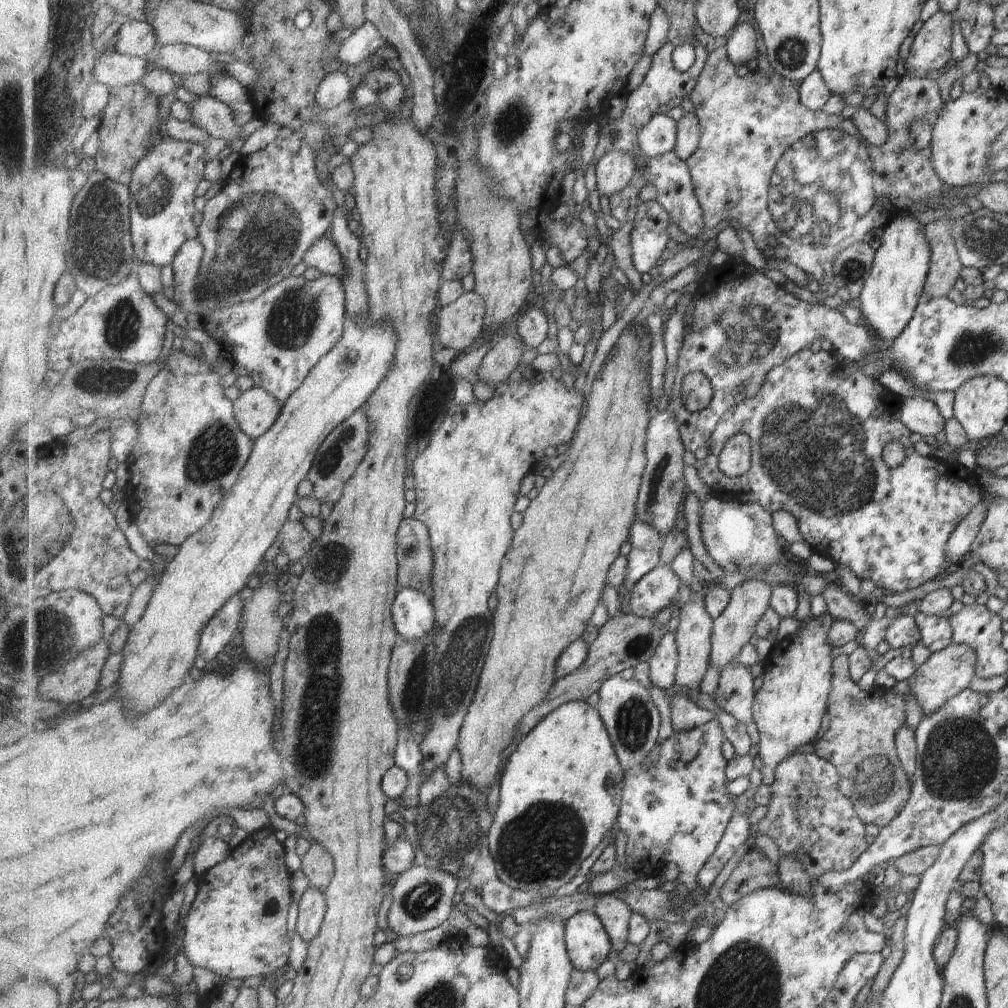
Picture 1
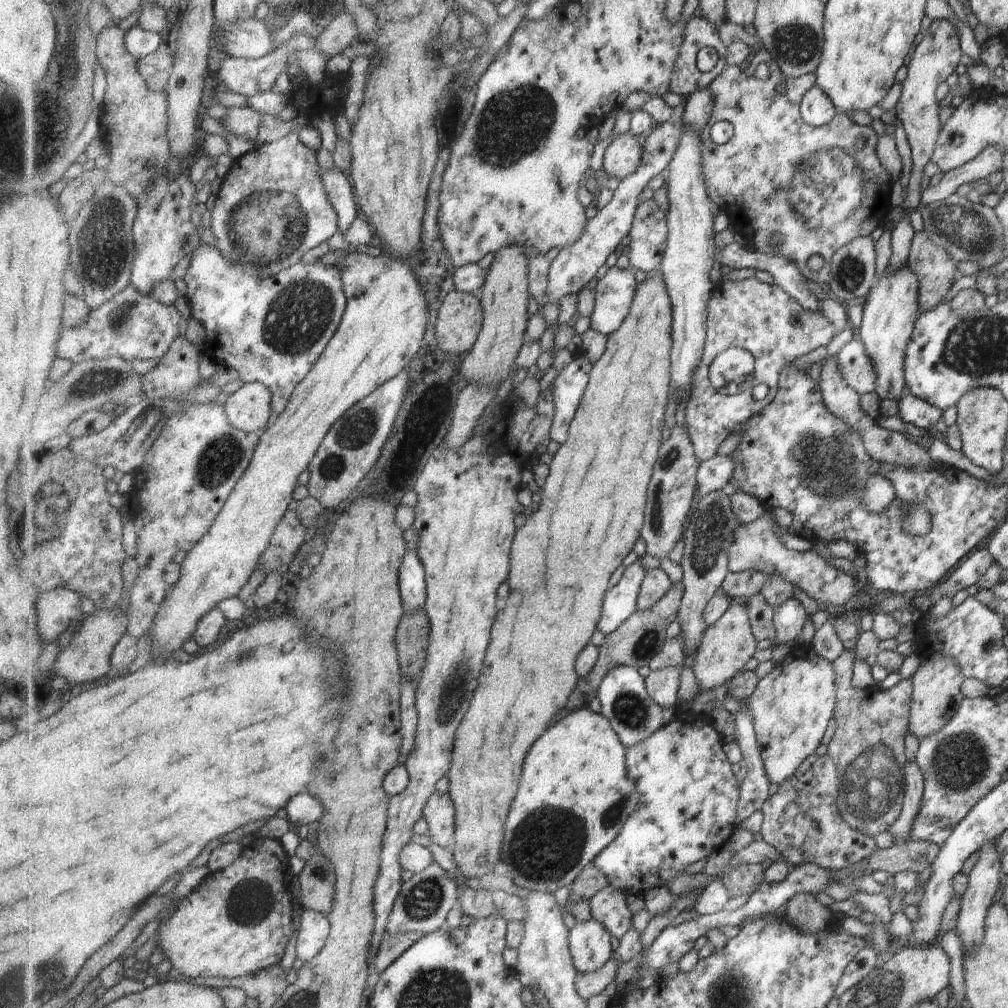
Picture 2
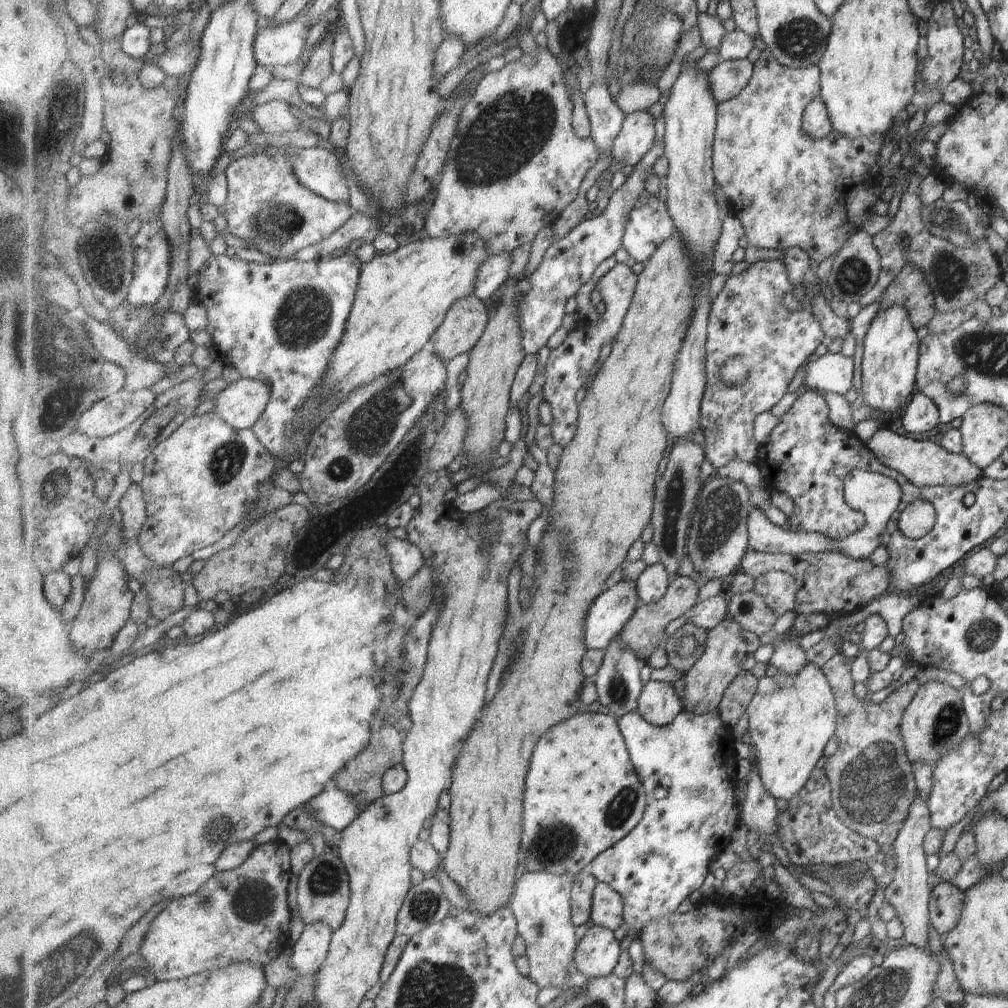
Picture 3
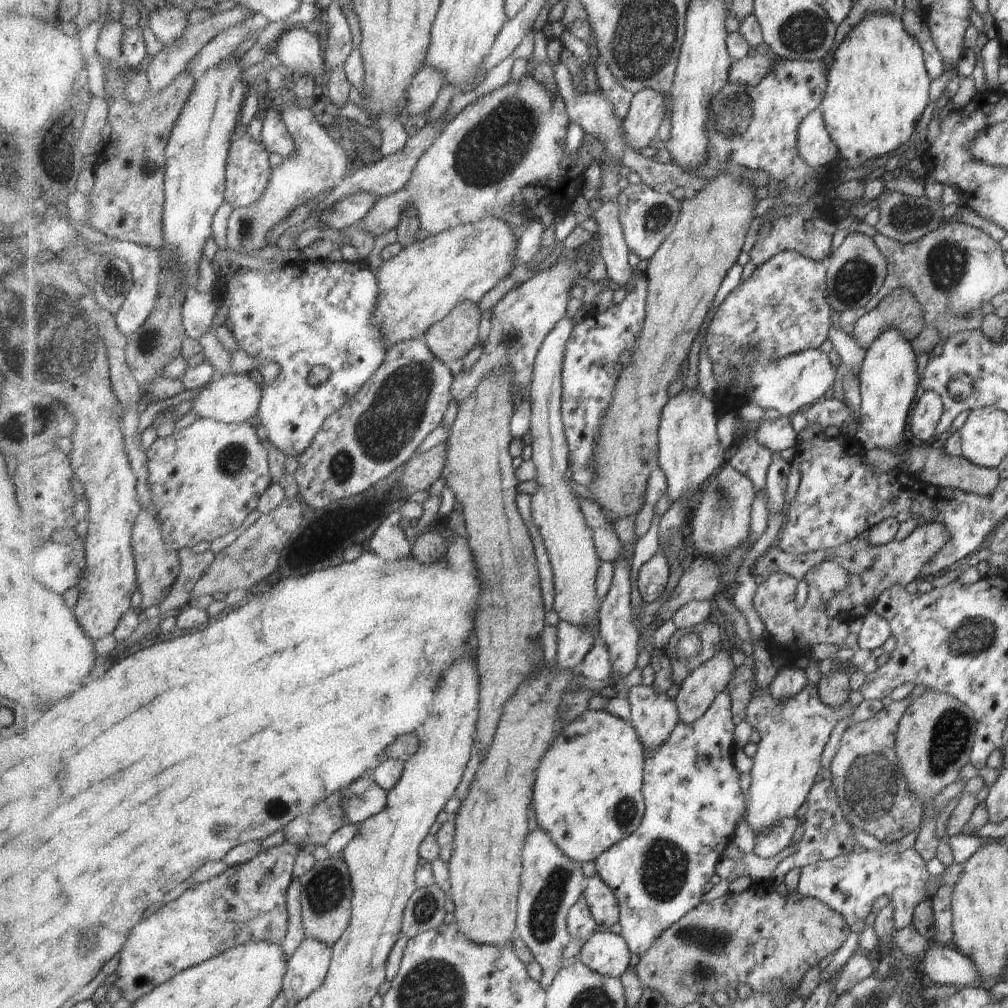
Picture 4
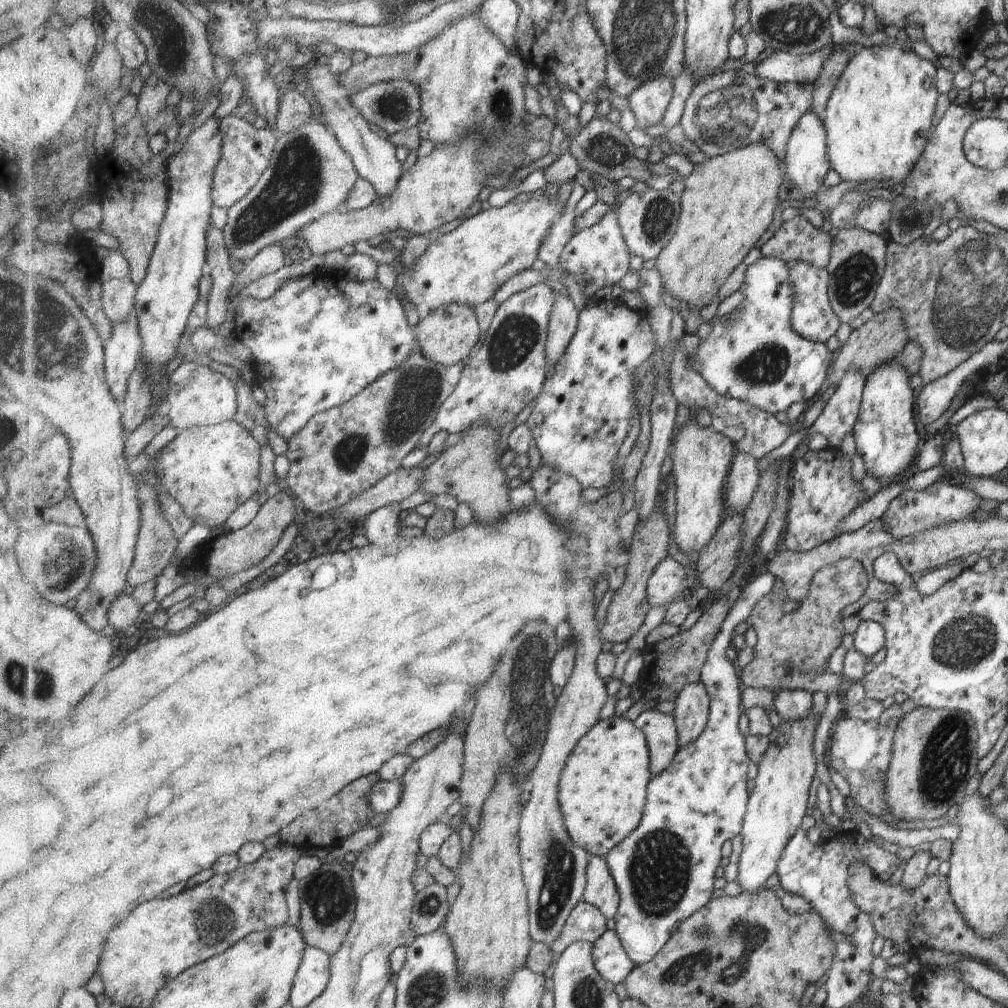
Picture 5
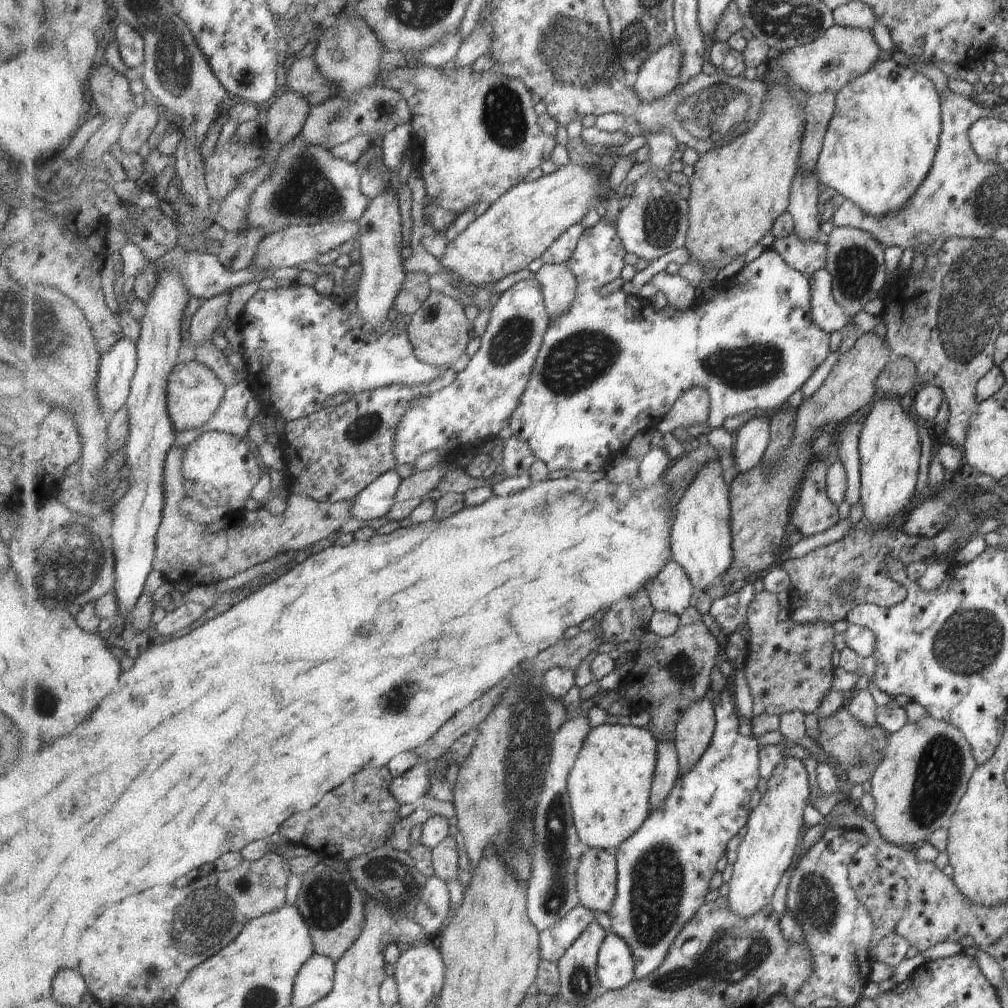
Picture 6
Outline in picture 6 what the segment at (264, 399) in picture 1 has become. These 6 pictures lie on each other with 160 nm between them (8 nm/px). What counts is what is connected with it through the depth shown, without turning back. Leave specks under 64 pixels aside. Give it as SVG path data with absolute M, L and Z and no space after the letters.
M197 360L188 363L179 362L174 372L170 374L168 382L170 417L177 432L193 430L193 428L200 429L211 422L223 404L227 389L219 375L206 364Z

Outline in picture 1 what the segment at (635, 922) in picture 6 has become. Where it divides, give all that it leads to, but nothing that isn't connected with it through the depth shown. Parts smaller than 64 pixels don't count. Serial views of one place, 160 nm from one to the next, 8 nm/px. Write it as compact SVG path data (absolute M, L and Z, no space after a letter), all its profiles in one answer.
M719 717L713 718L690 731L673 732L660 746L656 746L638 767L627 771L624 782L624 795L622 796L622 808L618 816L618 828L625 834L625 855L634 859L636 864L642 867L642 872L644 872L644 875L646 876L652 876L653 873L658 873L668 862L676 864L678 870L675 878L676 885L669 892L669 896L671 896L671 905L674 908L672 912L681 917L684 912L687 912L692 907L693 904L690 900L692 893L698 885L698 874L705 864L707 864L707 861L714 856L715 851L718 849L719 843L722 841L723 835L726 833L727 827L730 825L737 810L737 802L732 802L730 799L731 796L735 795L732 795L729 790L727 790L727 784L725 784L727 782L726 766L728 765L728 760L725 760L725 756L723 756L723 752L721 752L721 746L723 746L725 739Z

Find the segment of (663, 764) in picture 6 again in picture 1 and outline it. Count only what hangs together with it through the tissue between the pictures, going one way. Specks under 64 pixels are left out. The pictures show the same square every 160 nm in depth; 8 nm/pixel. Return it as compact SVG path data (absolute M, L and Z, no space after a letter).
M676 630L667 631L658 646L658 652L649 661L651 682L665 690L675 685L680 656L676 641Z

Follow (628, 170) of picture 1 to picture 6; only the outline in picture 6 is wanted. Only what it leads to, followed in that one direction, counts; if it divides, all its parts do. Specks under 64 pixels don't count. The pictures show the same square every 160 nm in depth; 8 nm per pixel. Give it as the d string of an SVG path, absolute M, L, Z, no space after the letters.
M676 37L642 66L634 91L647 103L668 97L678 86L682 70L682 49Z

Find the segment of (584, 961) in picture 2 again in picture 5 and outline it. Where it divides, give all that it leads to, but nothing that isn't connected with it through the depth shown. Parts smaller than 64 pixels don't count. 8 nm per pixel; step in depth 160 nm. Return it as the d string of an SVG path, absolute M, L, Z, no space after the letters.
M615 930L605 931L594 942L594 963L603 978L614 985L624 983L636 966Z

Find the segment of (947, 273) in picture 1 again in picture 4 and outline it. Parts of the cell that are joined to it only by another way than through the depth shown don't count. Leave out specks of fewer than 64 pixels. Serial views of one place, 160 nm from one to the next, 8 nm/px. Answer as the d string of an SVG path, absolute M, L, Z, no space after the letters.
M893 289L874 309L856 318L848 330L865 352L884 330L895 329L911 342L923 327L922 310L912 294L907 289Z

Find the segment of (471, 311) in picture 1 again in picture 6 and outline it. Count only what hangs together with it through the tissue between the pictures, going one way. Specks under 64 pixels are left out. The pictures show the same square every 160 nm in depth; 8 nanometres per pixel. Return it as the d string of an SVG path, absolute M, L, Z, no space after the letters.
M433 291L423 306L408 318L407 342L413 345L419 360L438 368L451 366L457 358L461 358L471 342L473 335L472 322L463 310L463 305L457 300Z

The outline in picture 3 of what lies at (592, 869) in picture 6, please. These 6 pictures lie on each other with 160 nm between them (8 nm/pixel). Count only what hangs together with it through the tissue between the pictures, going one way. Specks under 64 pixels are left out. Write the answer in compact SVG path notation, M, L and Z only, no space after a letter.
M598 881L592 898L592 922L612 931L619 930L621 926L626 926L624 912L625 903L619 891L607 883Z

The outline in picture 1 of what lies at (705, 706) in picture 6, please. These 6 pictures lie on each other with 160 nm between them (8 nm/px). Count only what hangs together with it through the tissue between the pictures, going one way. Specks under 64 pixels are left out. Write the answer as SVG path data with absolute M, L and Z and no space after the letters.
M747 580L736 586L732 592L732 598L725 612L714 619L714 633L712 638L712 653L710 654L711 665L717 667L720 672L731 666L731 662L735 662L739 658L739 654L746 649L751 636L756 634L759 620L763 618L763 614L770 609L770 601L772 598L773 584L764 582L763 580Z

